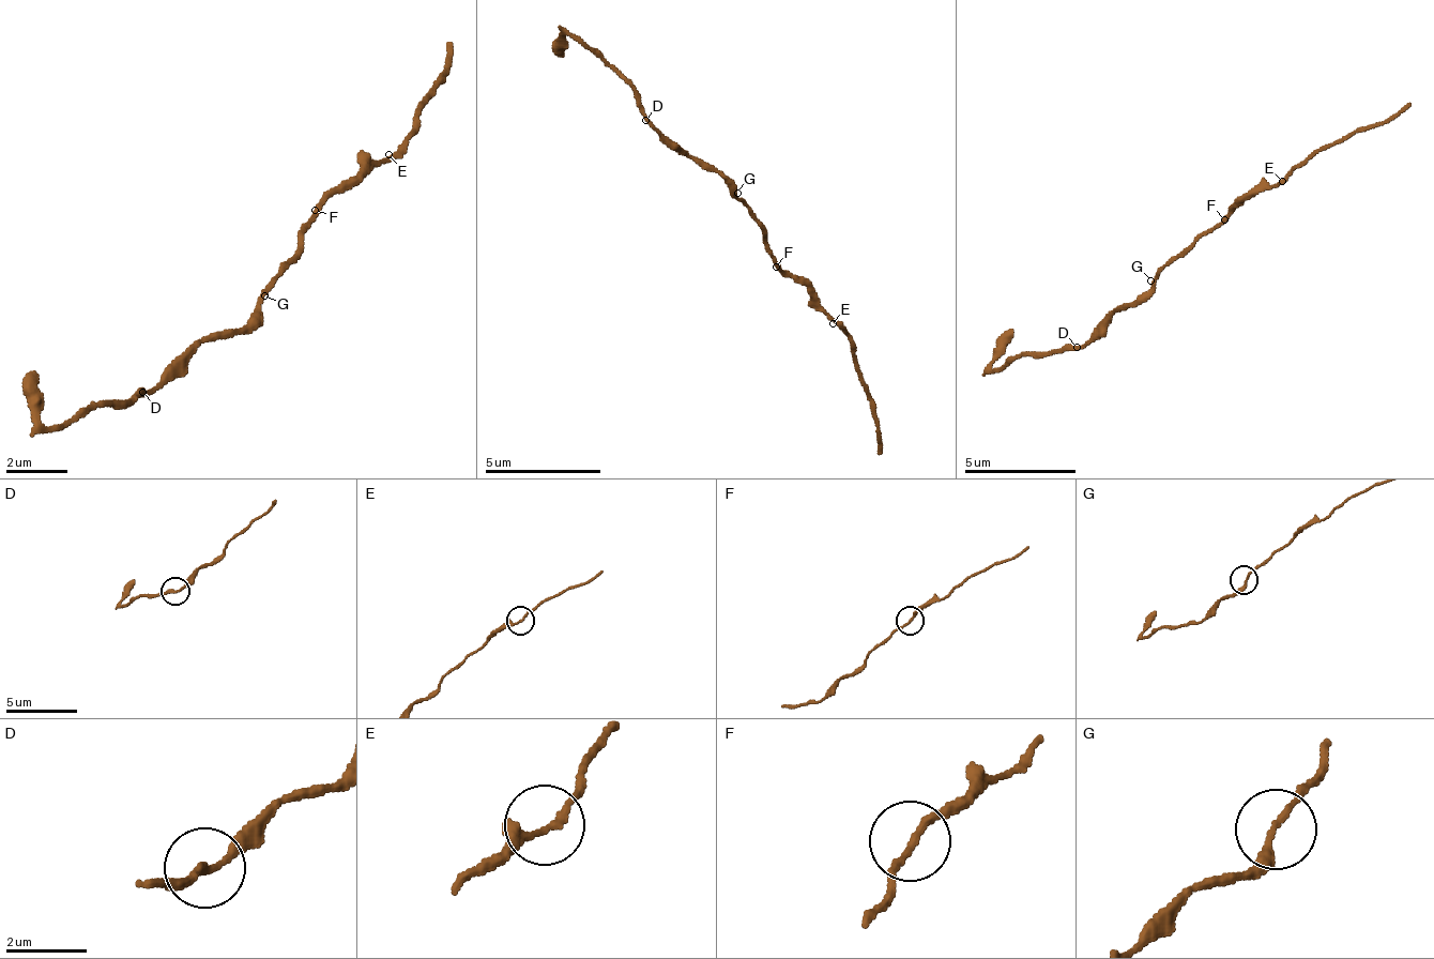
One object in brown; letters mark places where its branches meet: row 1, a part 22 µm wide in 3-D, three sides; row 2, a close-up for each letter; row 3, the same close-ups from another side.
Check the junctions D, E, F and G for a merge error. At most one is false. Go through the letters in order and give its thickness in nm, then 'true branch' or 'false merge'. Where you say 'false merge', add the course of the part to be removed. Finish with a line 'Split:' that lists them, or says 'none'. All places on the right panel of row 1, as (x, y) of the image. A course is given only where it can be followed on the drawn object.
D: 150 nm thick; false merge; foreign part runs (1076, 346), (1053, 351), (1024, 350), (995, 371), (989, 361), (1011, 326)
E: 150 nm thick; true branch
F: 170 nm thick; true branch
G: 200 nm thick; true branch
Split: D

